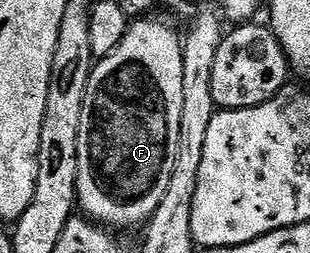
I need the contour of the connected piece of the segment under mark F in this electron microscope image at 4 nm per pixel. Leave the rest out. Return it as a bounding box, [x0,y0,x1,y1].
[76,16,185,228]

